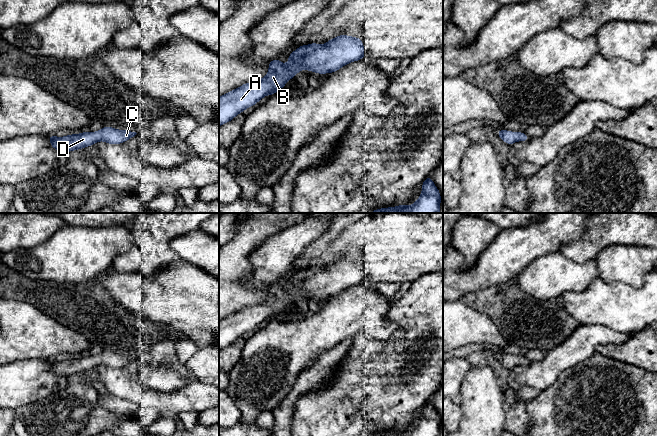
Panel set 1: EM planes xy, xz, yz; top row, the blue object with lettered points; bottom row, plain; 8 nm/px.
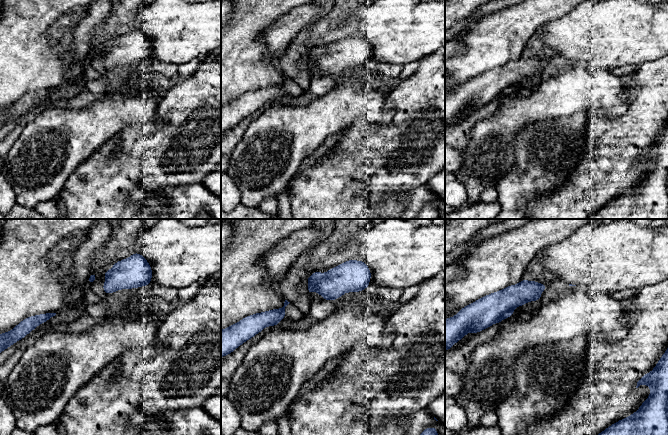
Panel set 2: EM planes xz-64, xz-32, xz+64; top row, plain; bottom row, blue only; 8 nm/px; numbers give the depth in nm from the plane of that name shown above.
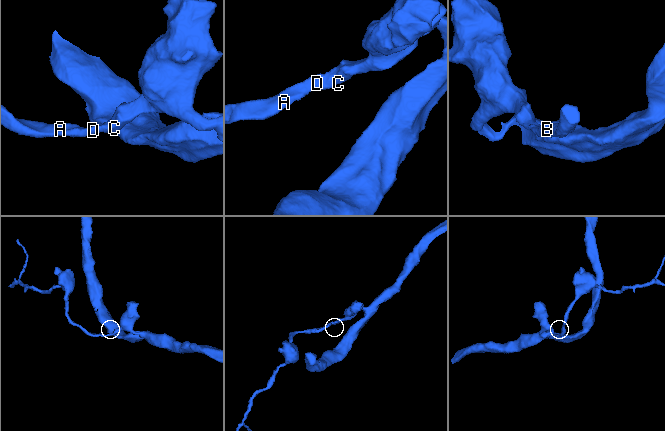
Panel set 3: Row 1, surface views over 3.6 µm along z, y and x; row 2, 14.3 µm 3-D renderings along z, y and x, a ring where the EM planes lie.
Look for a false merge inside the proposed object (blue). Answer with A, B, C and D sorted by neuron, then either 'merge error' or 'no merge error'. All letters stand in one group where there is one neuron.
groups A B C D; no merge error

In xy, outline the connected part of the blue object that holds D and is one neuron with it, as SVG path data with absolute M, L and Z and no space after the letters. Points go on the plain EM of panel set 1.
M104 350L97 356L81 356L64 361L48 360L50 369L63 376L70 376L77 373L83 373L90 369L95 369L98 365L104 365L108 368L121 368L134 361L137 357L133 355L119 354L109 350Z

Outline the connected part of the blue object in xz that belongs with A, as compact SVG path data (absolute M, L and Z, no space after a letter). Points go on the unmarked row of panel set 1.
M338 259L324 269L311 267L299 270L289 279L287 288L279 283L272 284L268 288L270 295L264 302L245 307L219 321L219 351L266 319L276 318L302 293L330 298L351 286L364 283L364 280L362 263L348 259Z

